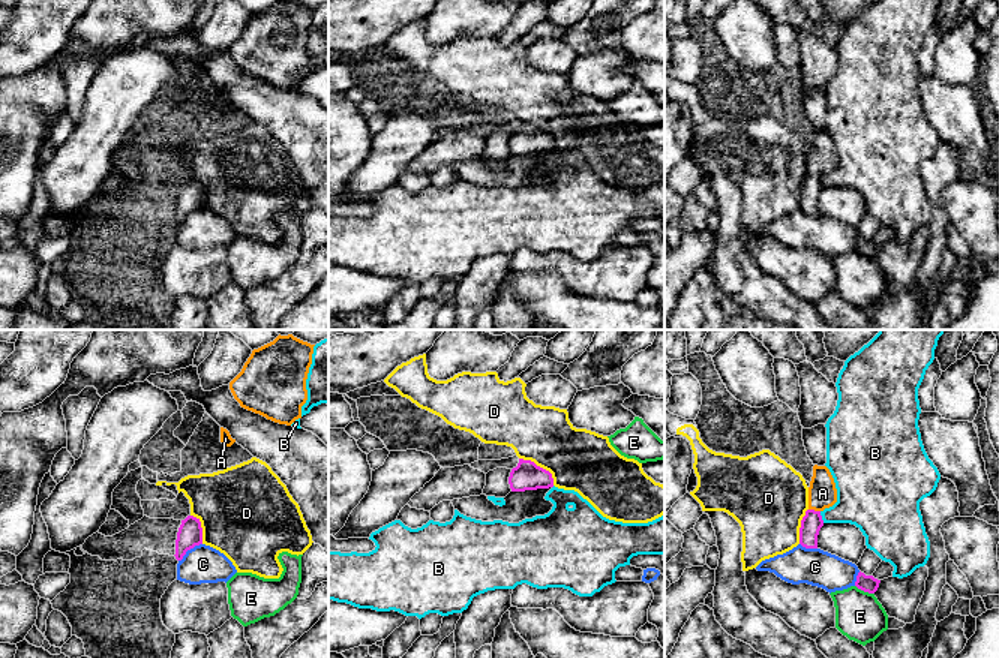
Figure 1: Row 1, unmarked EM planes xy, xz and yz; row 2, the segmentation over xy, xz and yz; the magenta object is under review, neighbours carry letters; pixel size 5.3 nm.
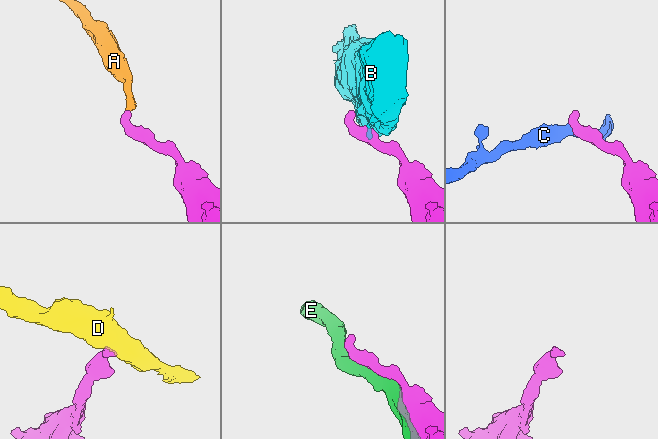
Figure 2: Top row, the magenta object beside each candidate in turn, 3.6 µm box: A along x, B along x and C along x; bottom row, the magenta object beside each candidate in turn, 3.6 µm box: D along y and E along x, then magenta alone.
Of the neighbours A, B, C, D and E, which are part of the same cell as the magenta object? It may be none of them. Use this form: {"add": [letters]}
{"add": ["A"]}

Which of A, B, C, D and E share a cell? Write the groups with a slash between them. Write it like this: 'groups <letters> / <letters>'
groups A / B / C / D / E

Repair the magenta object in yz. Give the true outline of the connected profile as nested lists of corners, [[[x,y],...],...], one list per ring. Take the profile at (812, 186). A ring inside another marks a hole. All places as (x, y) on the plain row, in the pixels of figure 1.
[[[813,130],[808,151],[808,174],[801,184],[800,208],[806,213],[818,213],[818,199],[824,190],[820,177],[837,166],[834,142],[826,130]]]

